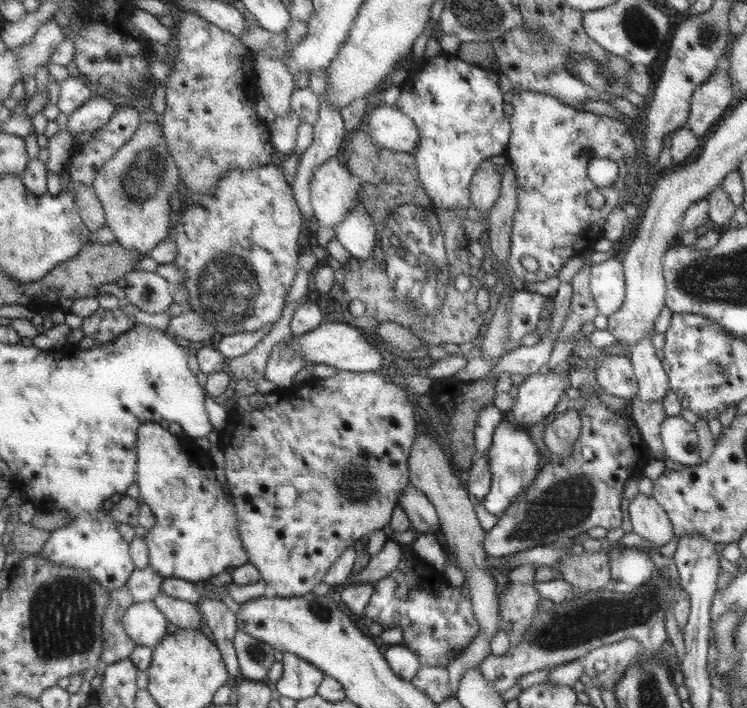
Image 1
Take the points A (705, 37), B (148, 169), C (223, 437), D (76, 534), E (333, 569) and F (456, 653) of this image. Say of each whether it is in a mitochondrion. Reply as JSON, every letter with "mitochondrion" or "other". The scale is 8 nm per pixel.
{"A":"mitochondrion","B":"mitochondrion","C":"other","D":"other","E":"other","F":"other"}

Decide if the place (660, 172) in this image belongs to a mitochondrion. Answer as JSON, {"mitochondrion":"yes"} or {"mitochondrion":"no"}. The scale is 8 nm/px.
{"mitochondrion":"no"}

